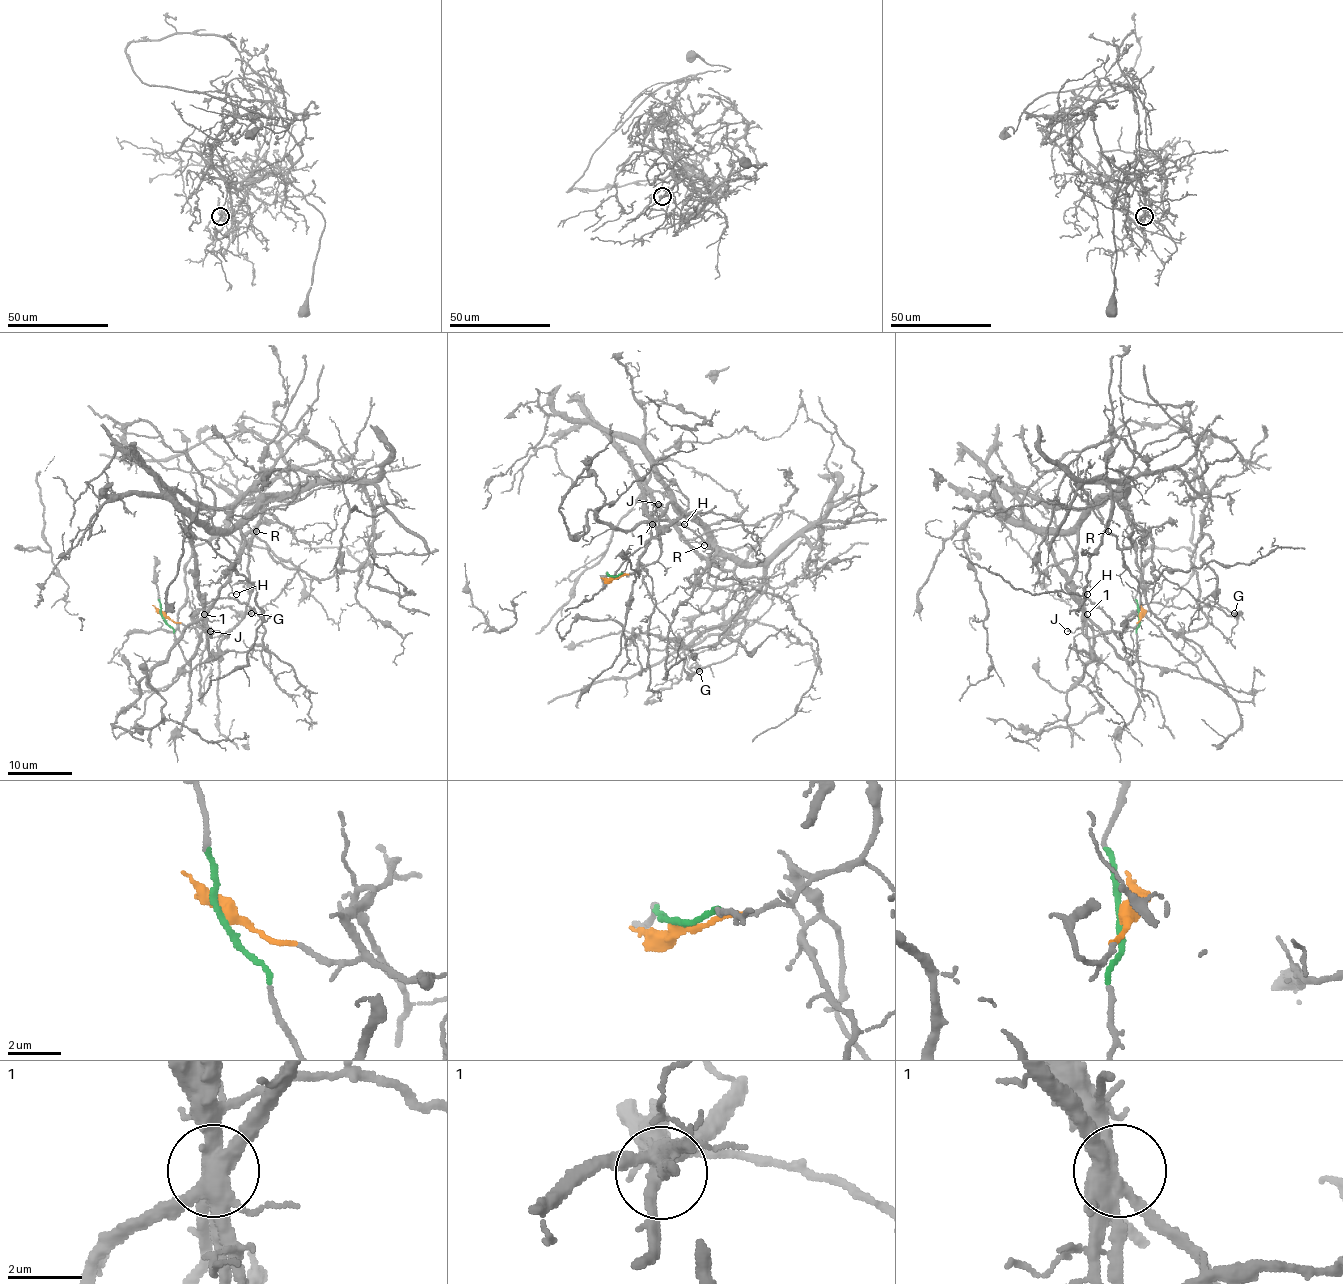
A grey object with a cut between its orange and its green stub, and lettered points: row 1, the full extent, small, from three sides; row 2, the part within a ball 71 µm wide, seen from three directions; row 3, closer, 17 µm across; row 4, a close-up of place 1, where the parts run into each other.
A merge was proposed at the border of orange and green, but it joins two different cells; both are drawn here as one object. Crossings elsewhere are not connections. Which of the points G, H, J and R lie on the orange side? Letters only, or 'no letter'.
G, J

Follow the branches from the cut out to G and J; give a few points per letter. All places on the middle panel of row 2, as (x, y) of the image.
G: (612, 575), (620, 577), (644, 566), (652, 580), (655, 608), (668, 621), (683, 668), (689, 672), (699, 671)
J: (612, 575), (633, 574), (659, 558), (659, 525), (652, 512), (657, 504)

